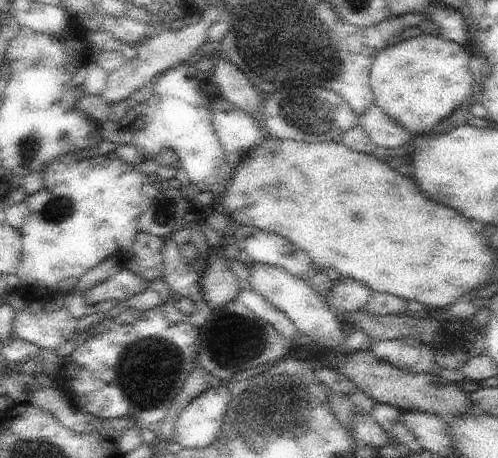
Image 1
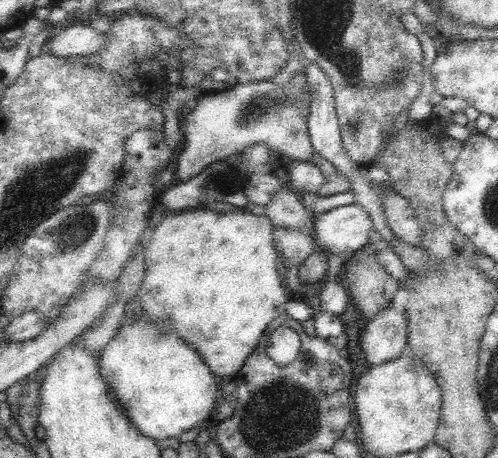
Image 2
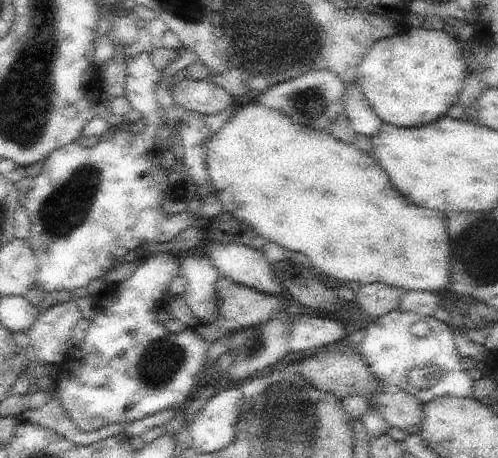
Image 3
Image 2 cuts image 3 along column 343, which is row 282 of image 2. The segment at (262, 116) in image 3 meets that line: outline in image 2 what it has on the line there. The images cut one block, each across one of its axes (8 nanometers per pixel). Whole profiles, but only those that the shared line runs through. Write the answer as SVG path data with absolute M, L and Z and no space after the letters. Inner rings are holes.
M178 210L178 212L168 212L168 216L156 224L154 232L148 236L148 240L144 242L144 258L146 258L146 274L144 274L144 280L142 280L142 286L140 286L140 300L142 300L142 316L146 316L150 322L160 322L160 326L164 330L174 330L176 334L180 334L182 338L186 338L188 342L192 342L192 346L200 352L200 356L204 358L204 362L208 364L208 368L216 374L216 376L222 376L222 378L234 378L240 368L244 366L244 362L248 360L250 354L256 352L256 348L260 346L260 342L268 336L266 330L272 322L276 322L278 316L282 316L286 312L286 304L290 302L290 296L286 296L284 288L282 288L282 282L280 282L280 276L278 276L278 250L276 250L276 244L274 244L274 230L276 226L272 224L272 220L266 216L266 214L252 214L250 210L244 212L244 210L236 210L236 212L214 212L214 210Z

